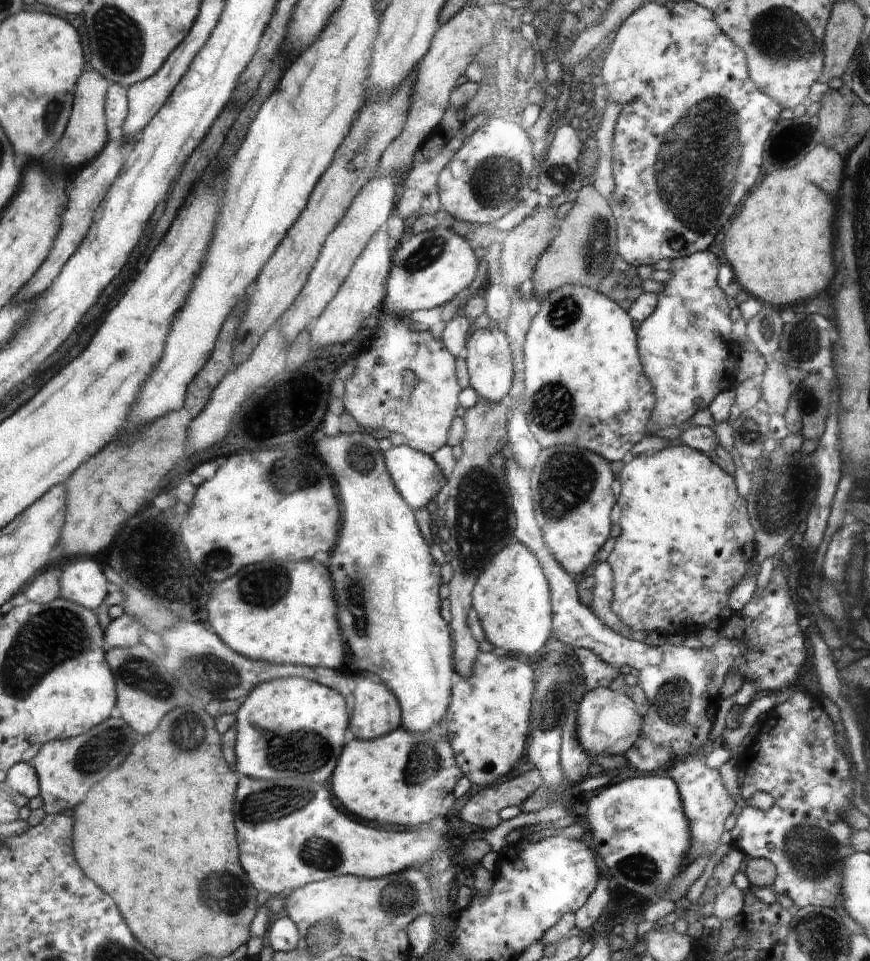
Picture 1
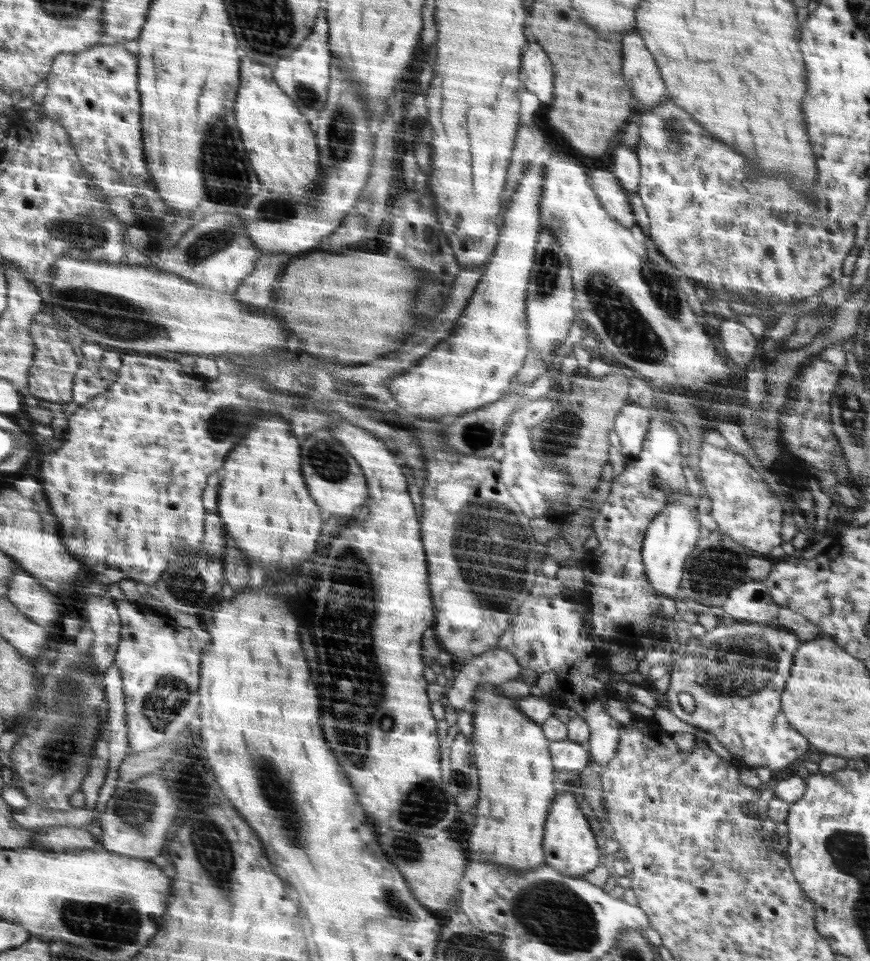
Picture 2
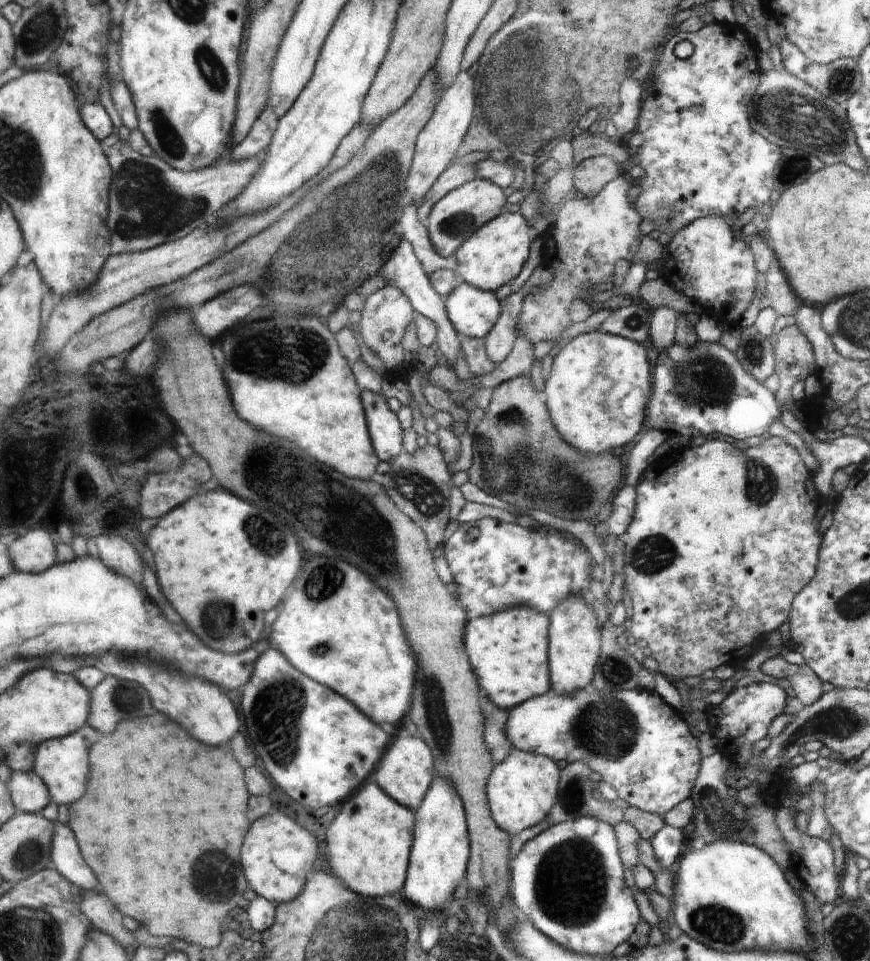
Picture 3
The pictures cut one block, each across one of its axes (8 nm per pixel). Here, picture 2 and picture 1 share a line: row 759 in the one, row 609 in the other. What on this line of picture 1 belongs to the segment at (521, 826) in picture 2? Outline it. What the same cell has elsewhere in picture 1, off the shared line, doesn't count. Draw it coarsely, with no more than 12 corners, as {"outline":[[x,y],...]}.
{"outline":[[517,538],[473,589],[486,640],[535,656],[552,630],[537,555]]}

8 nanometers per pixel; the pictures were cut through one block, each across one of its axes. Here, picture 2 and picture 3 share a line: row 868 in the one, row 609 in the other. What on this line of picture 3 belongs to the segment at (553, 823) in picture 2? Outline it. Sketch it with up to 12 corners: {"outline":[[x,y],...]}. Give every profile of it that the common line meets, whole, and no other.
{"outline":[[574,594],[548,618],[549,675],[558,694],[594,678],[596,614]]}

